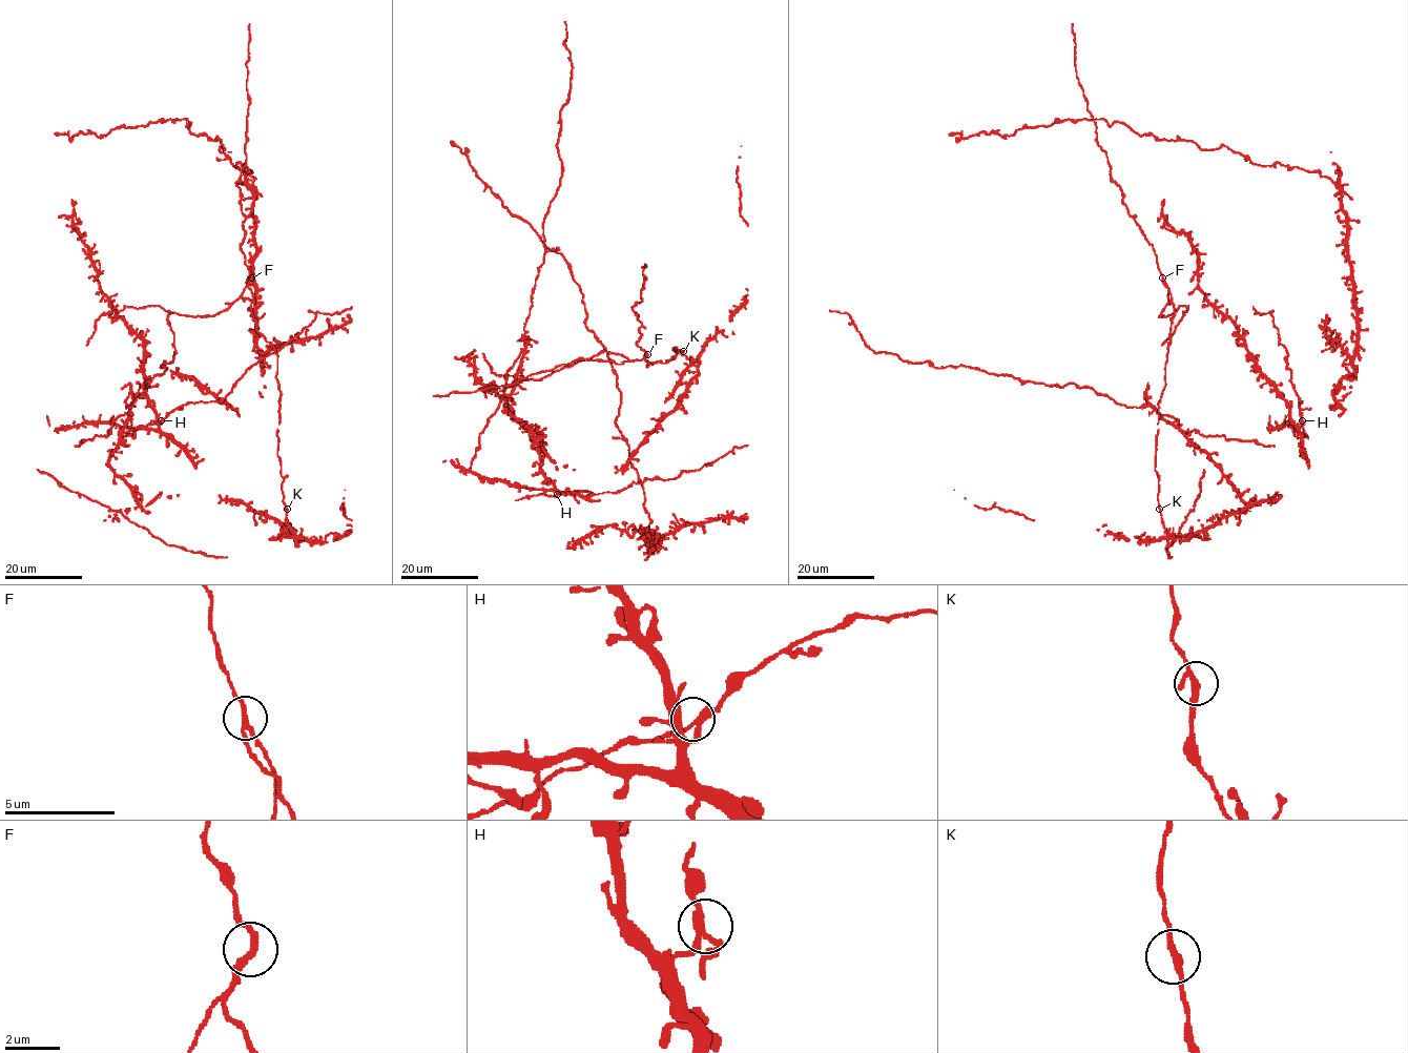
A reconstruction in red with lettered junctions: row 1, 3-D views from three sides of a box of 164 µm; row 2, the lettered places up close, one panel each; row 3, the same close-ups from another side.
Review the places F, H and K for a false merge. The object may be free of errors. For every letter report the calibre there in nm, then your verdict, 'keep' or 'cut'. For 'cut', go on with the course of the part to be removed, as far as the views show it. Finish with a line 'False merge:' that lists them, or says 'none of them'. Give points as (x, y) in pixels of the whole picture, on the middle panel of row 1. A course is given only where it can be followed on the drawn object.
F: 200 nm thick; cut; foreign part runs (647, 354), (629, 362), (601, 351), (539, 379), (522, 380), (495, 374), (482, 353)
H: 240 nm thick; keep
K: 200 nm thick; keep
False merge: F

